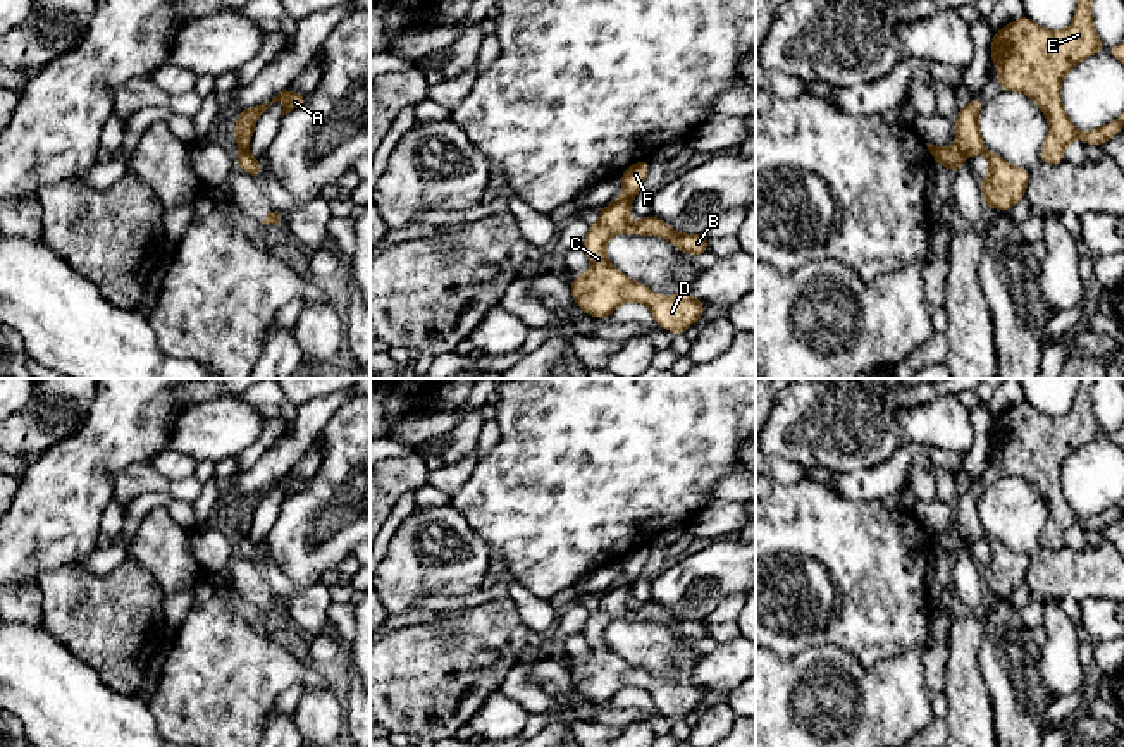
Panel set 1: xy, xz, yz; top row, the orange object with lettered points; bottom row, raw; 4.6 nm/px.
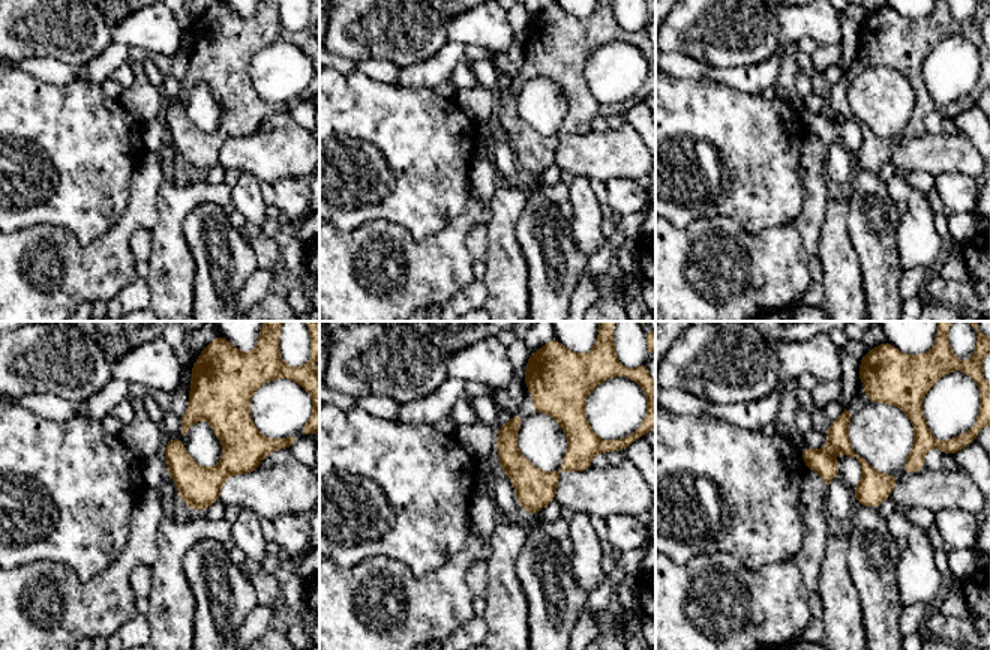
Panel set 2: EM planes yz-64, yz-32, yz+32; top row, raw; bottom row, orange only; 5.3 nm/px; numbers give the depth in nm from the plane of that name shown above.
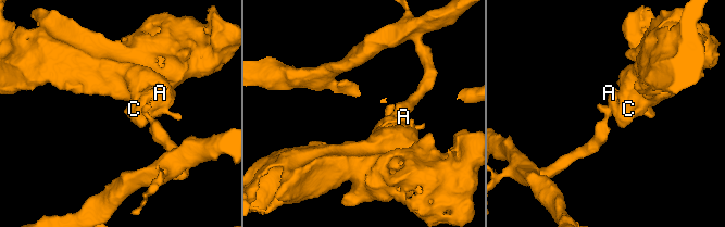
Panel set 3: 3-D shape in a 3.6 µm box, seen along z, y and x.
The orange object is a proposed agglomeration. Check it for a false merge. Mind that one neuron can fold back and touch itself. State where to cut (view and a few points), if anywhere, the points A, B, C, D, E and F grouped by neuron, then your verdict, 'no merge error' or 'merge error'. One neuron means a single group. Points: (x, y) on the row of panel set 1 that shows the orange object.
cut in xy along (245, 148), (240, 152); A B C D E / F; merge error

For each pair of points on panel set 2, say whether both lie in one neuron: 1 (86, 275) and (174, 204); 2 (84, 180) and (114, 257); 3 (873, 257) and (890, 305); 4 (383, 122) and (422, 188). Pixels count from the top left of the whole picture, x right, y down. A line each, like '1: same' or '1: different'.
1: different
2: different
3: same
4: same

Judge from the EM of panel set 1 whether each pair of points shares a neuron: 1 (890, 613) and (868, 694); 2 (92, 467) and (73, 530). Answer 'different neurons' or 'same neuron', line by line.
1: different neurons
2: same neuron

